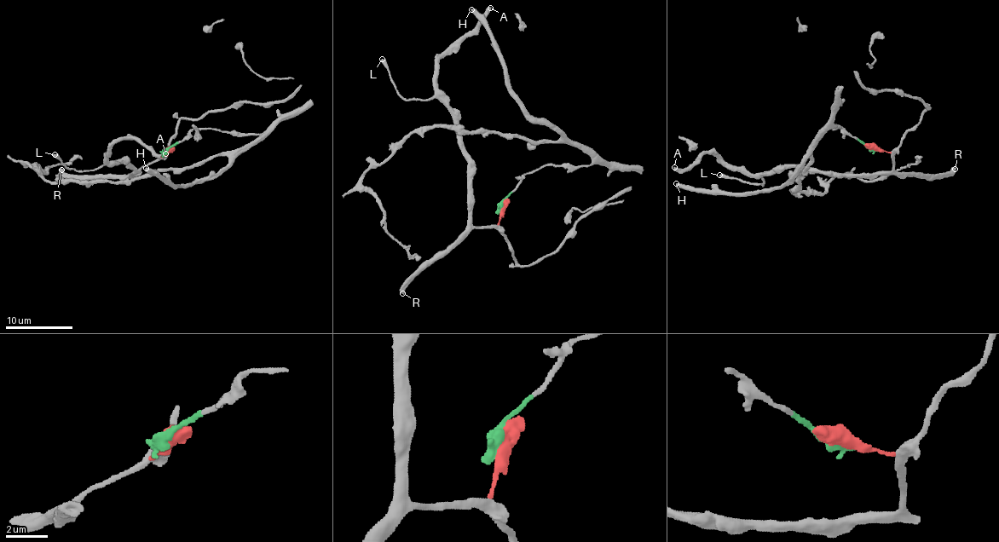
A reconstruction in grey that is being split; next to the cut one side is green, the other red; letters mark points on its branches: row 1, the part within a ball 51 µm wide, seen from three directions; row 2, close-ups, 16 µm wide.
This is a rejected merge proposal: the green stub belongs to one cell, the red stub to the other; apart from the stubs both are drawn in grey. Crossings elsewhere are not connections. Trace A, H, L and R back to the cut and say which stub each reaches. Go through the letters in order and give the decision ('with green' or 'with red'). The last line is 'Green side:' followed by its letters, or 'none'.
A: with red
H: with green
L: with red
R: with red
Green side: H

